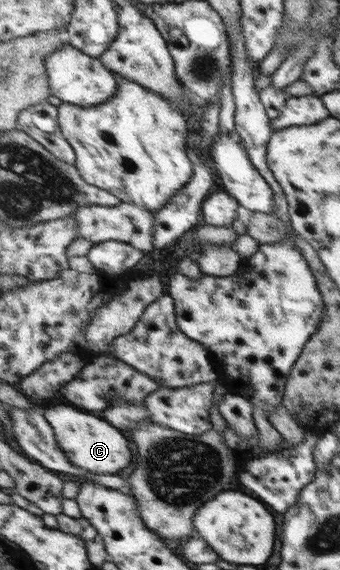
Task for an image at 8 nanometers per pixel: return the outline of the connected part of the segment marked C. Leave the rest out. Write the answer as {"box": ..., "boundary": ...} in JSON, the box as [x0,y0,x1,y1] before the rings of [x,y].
{"box":[45,406,133,476],"boundary":[[[71,406],[49,408],[45,412],[45,416],[51,422],[51,426],[55,428],[61,450],[65,450],[65,456],[69,458],[71,464],[75,464],[87,472],[101,474],[101,476],[115,475],[131,466],[133,452],[131,452],[129,438],[121,430],[111,426],[107,420],[101,420],[93,414],[81,412],[81,410],[71,408]]]}

